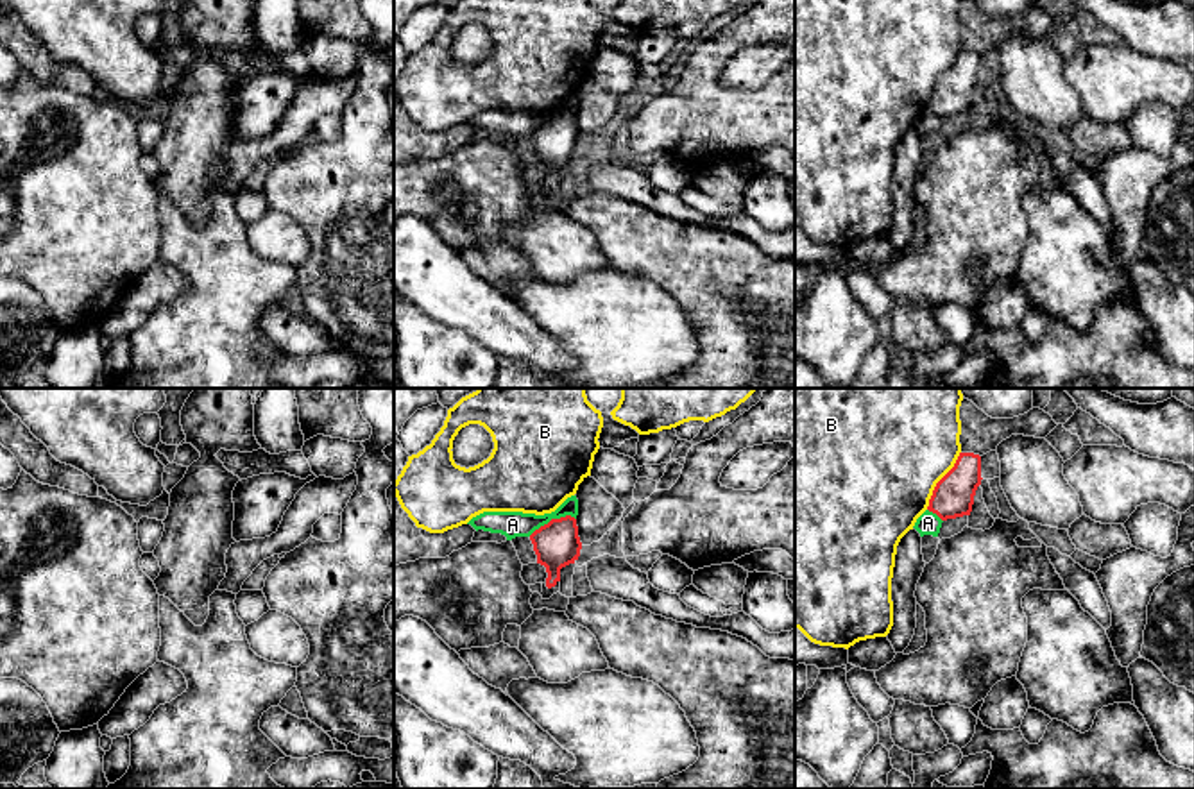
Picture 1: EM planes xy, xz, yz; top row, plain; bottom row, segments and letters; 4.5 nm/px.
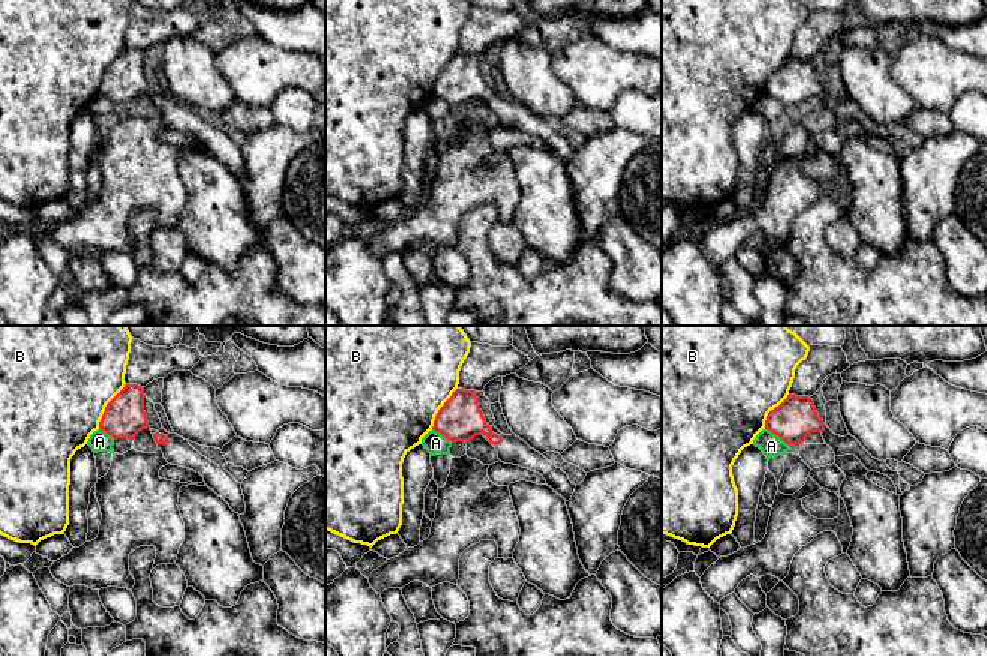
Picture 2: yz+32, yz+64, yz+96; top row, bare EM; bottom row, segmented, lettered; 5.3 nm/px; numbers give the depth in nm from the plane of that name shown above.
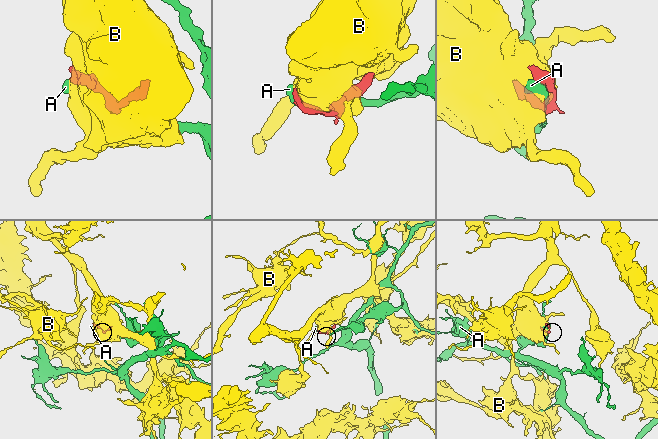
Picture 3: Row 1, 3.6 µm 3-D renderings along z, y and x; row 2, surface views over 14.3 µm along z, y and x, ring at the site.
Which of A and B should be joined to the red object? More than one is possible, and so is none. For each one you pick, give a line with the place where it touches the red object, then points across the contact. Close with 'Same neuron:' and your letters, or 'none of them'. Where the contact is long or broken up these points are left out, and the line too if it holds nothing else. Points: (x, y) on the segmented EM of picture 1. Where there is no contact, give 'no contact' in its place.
Same neuron: none of them

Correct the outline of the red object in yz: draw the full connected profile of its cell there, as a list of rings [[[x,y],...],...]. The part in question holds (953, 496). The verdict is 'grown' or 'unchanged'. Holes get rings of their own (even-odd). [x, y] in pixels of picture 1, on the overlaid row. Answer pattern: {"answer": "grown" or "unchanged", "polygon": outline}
{"answer": "unchanged", "polygon": [[[959,453],[954,467],[936,483],[927,510],[942,521],[970,515],[981,479],[981,456]]]}

